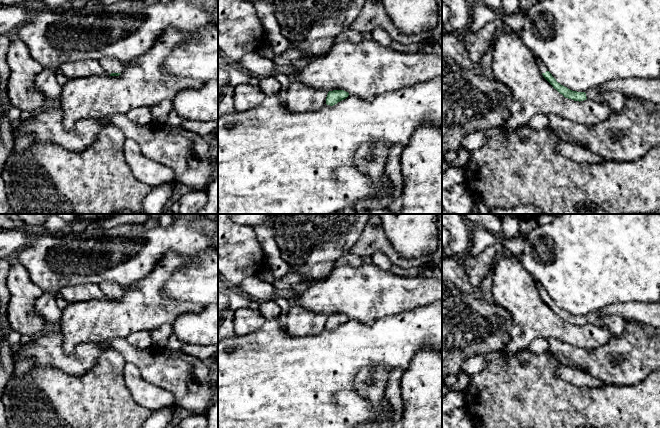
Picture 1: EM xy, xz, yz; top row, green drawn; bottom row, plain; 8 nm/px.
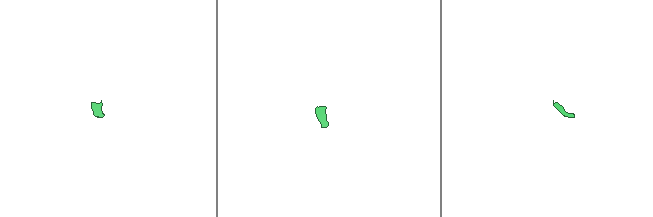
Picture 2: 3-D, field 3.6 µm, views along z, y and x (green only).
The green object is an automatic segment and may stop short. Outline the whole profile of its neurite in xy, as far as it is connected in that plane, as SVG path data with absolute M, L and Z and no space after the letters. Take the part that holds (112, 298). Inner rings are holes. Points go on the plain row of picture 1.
M103 281L99 287L104 297L110 300L119 300L122 297L123 289L113 281Z

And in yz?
M535 279L535 282L543 301L565 322L579 326L584 325L587 322L598 326L603 326L608 328L613 335L621 335L624 332L626 321L620 315L614 314L602 316L600 314L600 310L593 311L586 316L572 315L556 305L539 280Z

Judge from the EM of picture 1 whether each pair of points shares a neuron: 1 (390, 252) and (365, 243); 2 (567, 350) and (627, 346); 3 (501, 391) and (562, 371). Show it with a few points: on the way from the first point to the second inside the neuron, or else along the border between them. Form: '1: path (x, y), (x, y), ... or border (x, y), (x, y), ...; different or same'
1: path (384, 246), (381, 243), (371, 243); same
2: path (582, 356), (603, 356), (608, 351), (612, 351); same
3: border (558, 364), (556, 372), (577, 386); different

